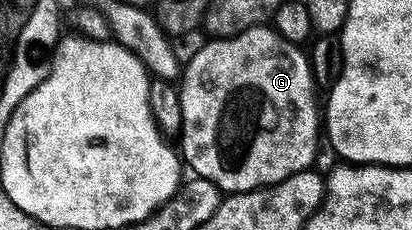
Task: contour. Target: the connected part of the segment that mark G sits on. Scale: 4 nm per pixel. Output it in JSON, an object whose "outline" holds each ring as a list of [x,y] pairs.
{"outline":[[[269,24],[265,25],[254,25],[248,31],[240,31],[240,35],[232,35],[231,37],[216,37],[207,40],[207,45],[202,45],[194,54],[190,57],[190,62],[185,62],[184,68],[181,70],[180,78],[180,107],[182,108],[182,127],[180,130],[180,138],[182,137],[182,149],[180,145],[180,157],[183,162],[188,166],[189,172],[191,169],[191,174],[194,177],[203,177],[208,179],[219,191],[223,194],[229,195],[231,193],[247,193],[253,189],[265,189],[268,185],[279,185],[284,179],[288,179],[292,175],[296,175],[300,171],[311,168],[314,164],[314,157],[317,155],[320,148],[320,142],[318,142],[318,137],[320,141],[320,97],[318,101],[318,93],[320,93],[319,86],[314,83],[314,76],[310,70],[310,58],[299,46],[293,45],[288,39],[284,39],[278,30],[271,27]]]}

